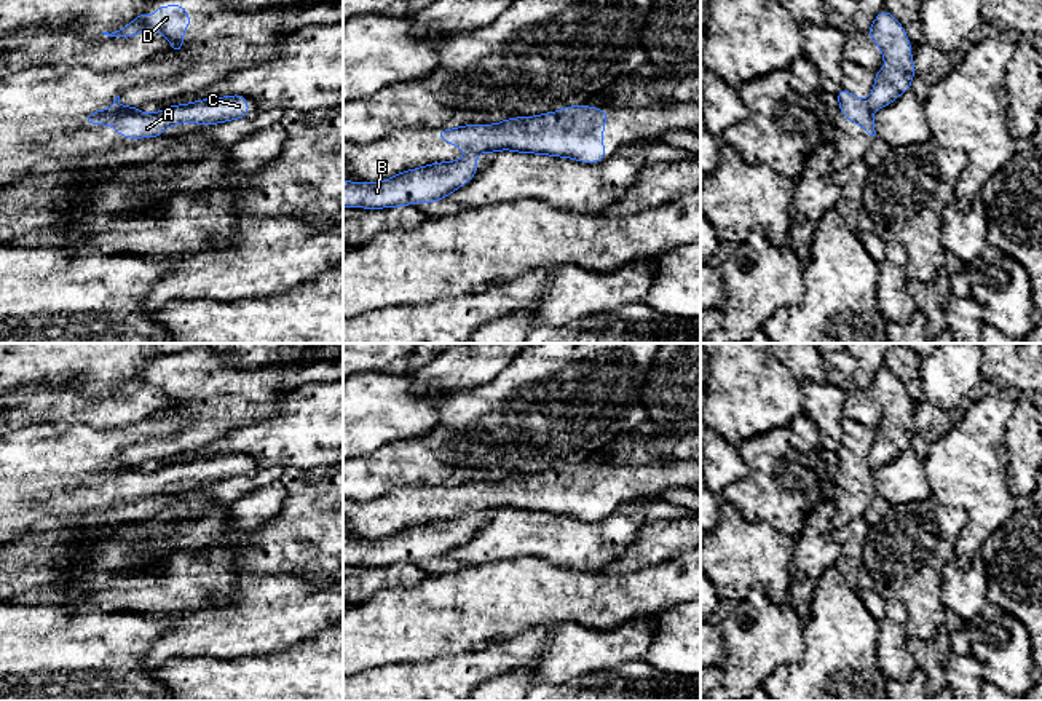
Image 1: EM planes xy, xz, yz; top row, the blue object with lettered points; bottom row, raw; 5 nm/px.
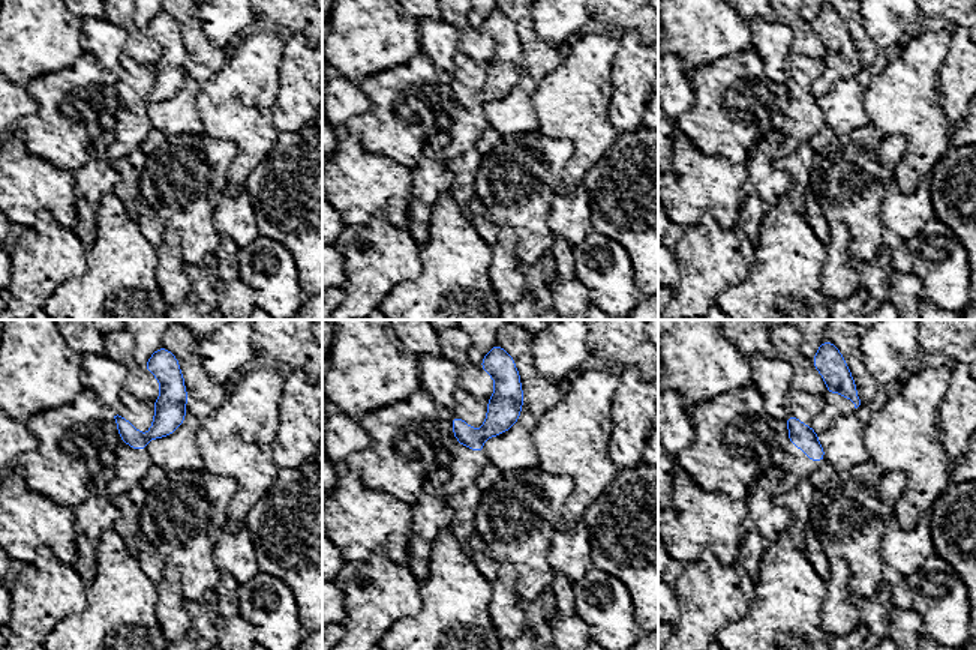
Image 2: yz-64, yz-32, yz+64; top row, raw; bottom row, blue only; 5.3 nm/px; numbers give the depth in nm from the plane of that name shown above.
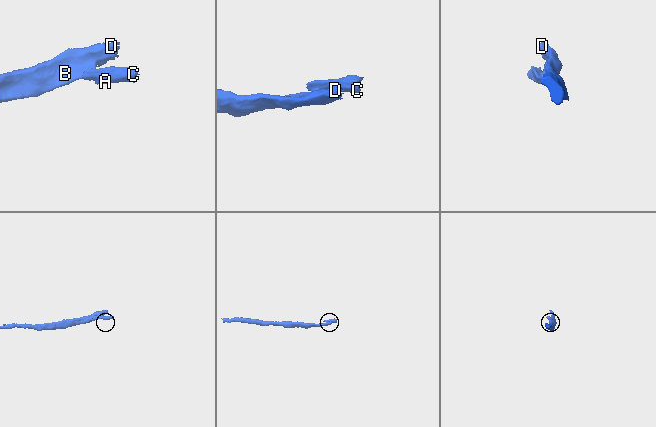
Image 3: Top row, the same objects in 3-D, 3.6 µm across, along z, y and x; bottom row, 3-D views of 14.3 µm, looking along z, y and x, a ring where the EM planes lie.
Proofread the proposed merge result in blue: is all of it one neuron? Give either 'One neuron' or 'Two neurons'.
Two neurons

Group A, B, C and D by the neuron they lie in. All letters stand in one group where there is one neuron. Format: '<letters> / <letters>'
A C / B D

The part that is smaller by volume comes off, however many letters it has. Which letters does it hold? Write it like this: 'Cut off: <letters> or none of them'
Cut off: A, C

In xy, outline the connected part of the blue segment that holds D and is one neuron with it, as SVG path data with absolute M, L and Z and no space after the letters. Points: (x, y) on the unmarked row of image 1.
M169 362L155 366L155 377L148 377L147 367L137 374L131 382L121 385L116 390L102 390L109 394L132 396L140 388L156 388L171 399L172 410L179 412L184 404L184 388L193 382L193 377L187 375L188 367L184 362Z

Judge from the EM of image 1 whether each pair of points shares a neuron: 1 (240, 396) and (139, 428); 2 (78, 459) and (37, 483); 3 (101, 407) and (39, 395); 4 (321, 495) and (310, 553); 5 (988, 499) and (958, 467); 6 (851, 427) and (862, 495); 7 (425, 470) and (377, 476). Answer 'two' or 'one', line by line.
1: two
2: one
3: one
4: one
5: one
6: one
7: one

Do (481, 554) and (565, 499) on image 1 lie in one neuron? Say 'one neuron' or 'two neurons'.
two neurons

